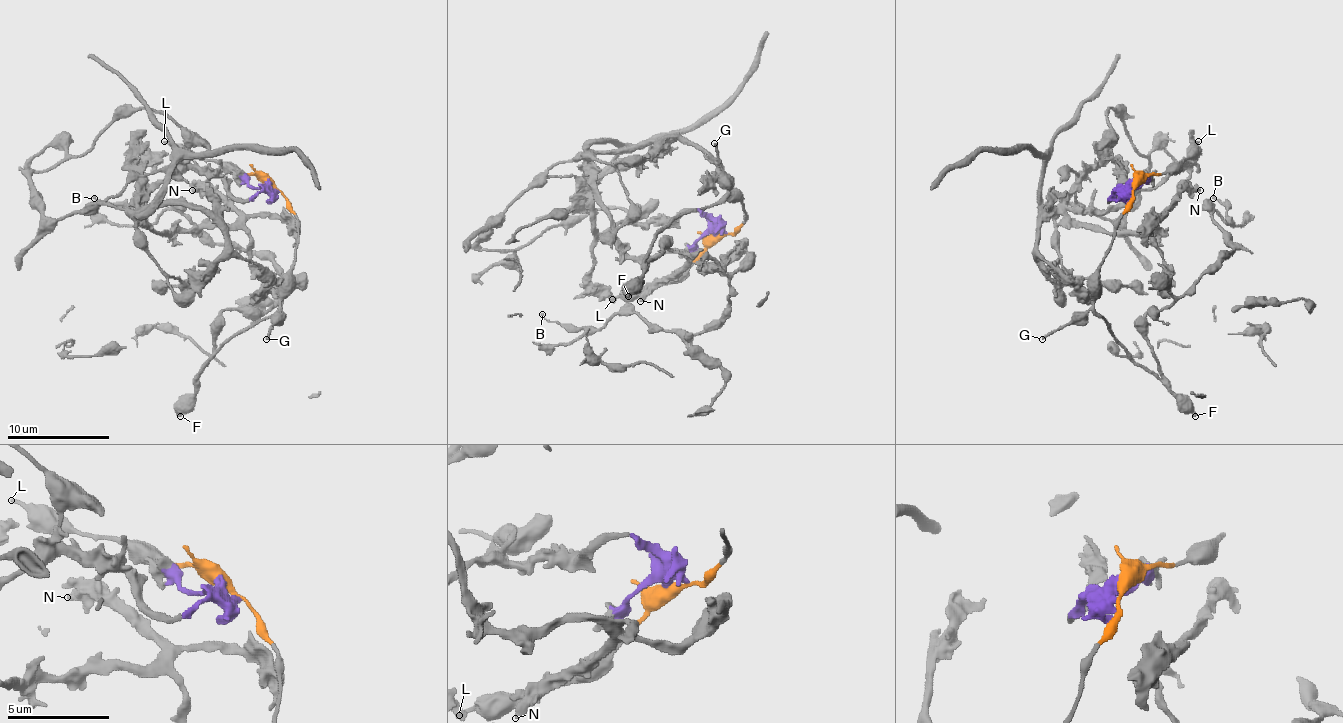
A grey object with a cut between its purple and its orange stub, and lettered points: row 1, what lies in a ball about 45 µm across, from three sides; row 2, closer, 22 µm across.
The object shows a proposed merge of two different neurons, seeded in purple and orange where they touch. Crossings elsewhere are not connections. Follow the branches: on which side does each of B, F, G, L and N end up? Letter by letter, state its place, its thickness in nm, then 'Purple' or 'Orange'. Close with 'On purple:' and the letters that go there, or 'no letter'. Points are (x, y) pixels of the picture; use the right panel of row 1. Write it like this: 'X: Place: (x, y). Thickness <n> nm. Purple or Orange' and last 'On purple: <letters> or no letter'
B: Place: (1213, 198). Thickness 130 nm. Orange
F: Place: (1195, 416). Thickness 480 nm. Orange
G: Place: (1042, 339). Thickness 140 nm. Orange
L: Place: (1198, 141). Thickness 150 nm. Orange
N: Place: (1200, 190). Thickness 340 nm. Purple
On purple: N

